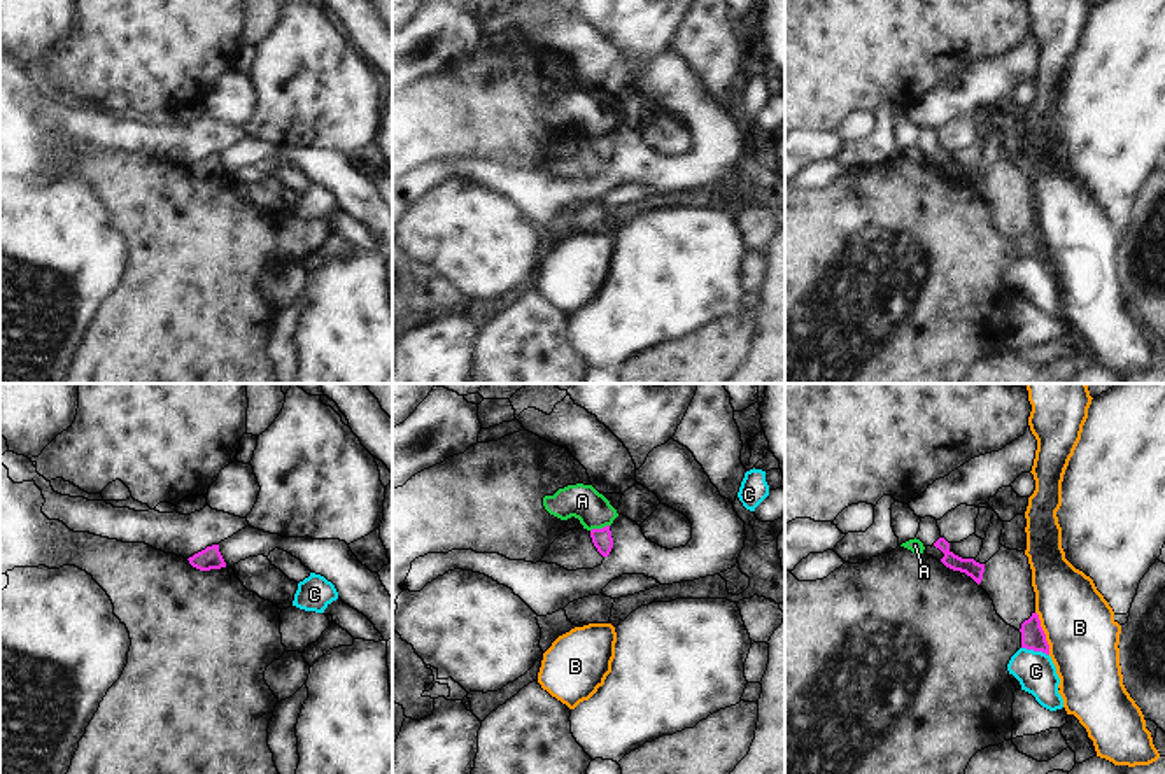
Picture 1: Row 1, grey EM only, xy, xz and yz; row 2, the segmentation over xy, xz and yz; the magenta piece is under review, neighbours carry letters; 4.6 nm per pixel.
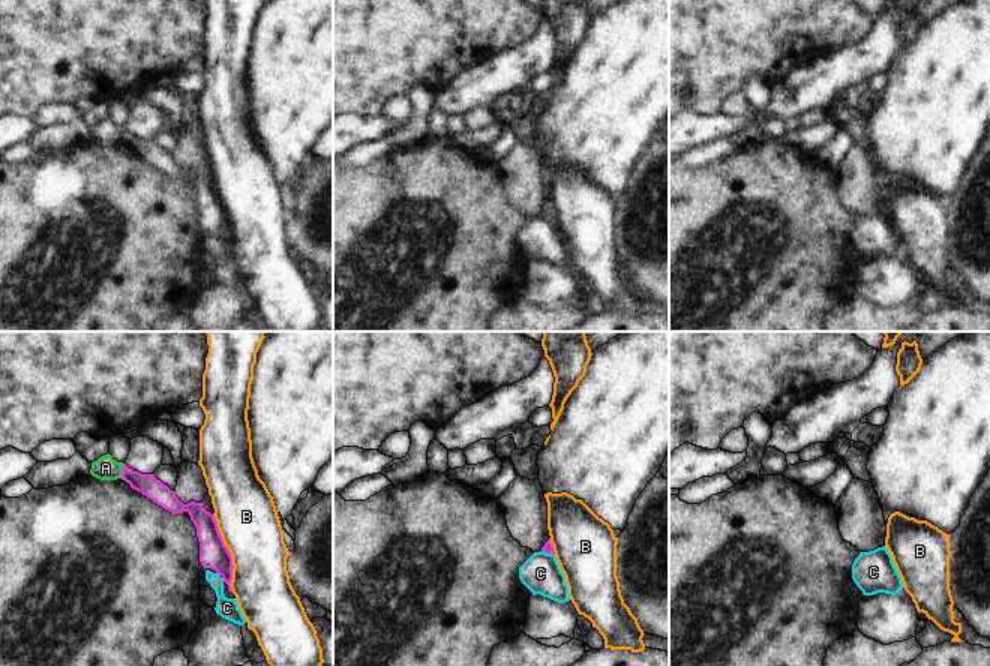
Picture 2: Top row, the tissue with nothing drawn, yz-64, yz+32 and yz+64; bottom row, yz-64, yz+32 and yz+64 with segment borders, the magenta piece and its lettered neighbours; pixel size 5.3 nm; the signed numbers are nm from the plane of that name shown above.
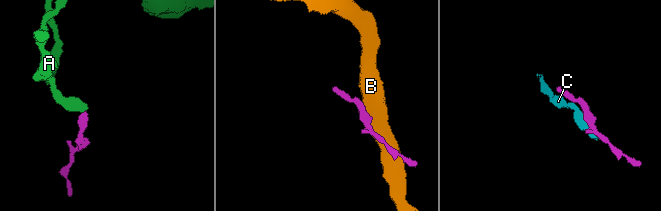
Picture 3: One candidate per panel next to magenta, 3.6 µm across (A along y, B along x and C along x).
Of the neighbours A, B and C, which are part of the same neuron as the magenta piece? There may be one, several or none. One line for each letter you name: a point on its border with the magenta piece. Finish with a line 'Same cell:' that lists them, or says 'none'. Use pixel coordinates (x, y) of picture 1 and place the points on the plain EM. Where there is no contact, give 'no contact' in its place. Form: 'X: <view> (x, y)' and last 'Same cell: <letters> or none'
Same cell: none

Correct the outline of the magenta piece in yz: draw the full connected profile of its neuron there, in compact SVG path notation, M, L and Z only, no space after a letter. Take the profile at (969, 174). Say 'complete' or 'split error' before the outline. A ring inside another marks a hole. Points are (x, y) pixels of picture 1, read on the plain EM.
split error; M932 124L921 126L916 147L920 147L923 151L923 154L936 154L936 156L939 156L944 161L941 170L946 175L950 175L953 179L965 180L978 193L981 191L983 180L985 180L985 172L979 172L974 166L962 166L962 165L955 163L950 158L950 151L941 144L941 138L937 135L937 128L936 126L932 126Z

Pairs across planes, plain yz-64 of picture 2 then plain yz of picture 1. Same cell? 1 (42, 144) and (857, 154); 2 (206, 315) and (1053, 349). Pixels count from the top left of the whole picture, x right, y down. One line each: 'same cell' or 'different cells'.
1: same cell
2: same cell

